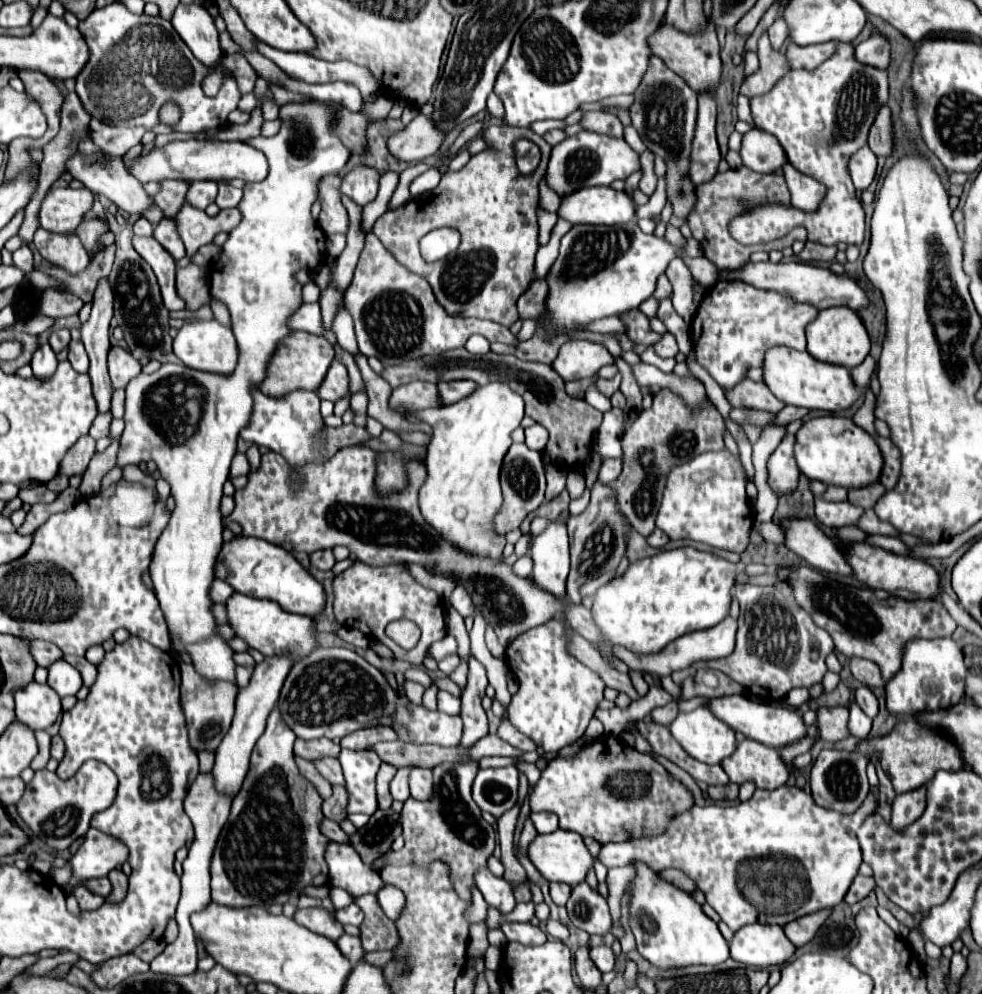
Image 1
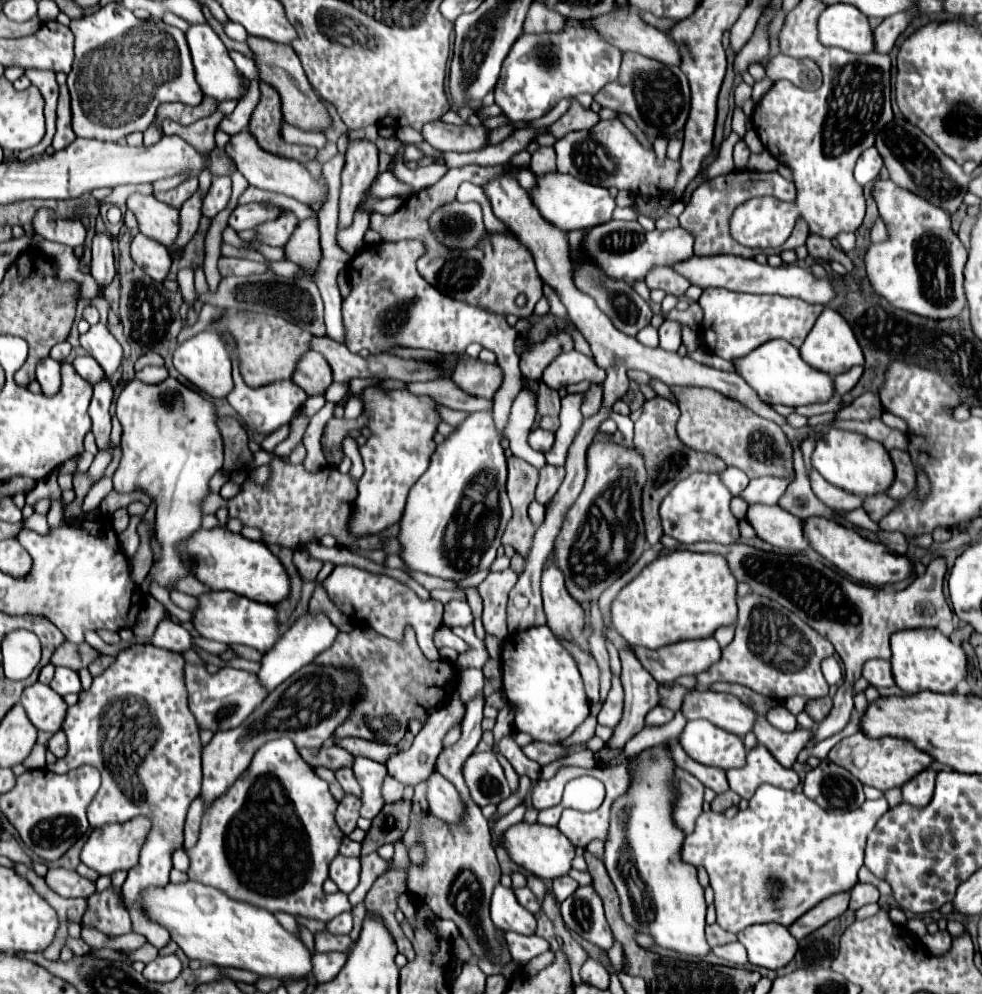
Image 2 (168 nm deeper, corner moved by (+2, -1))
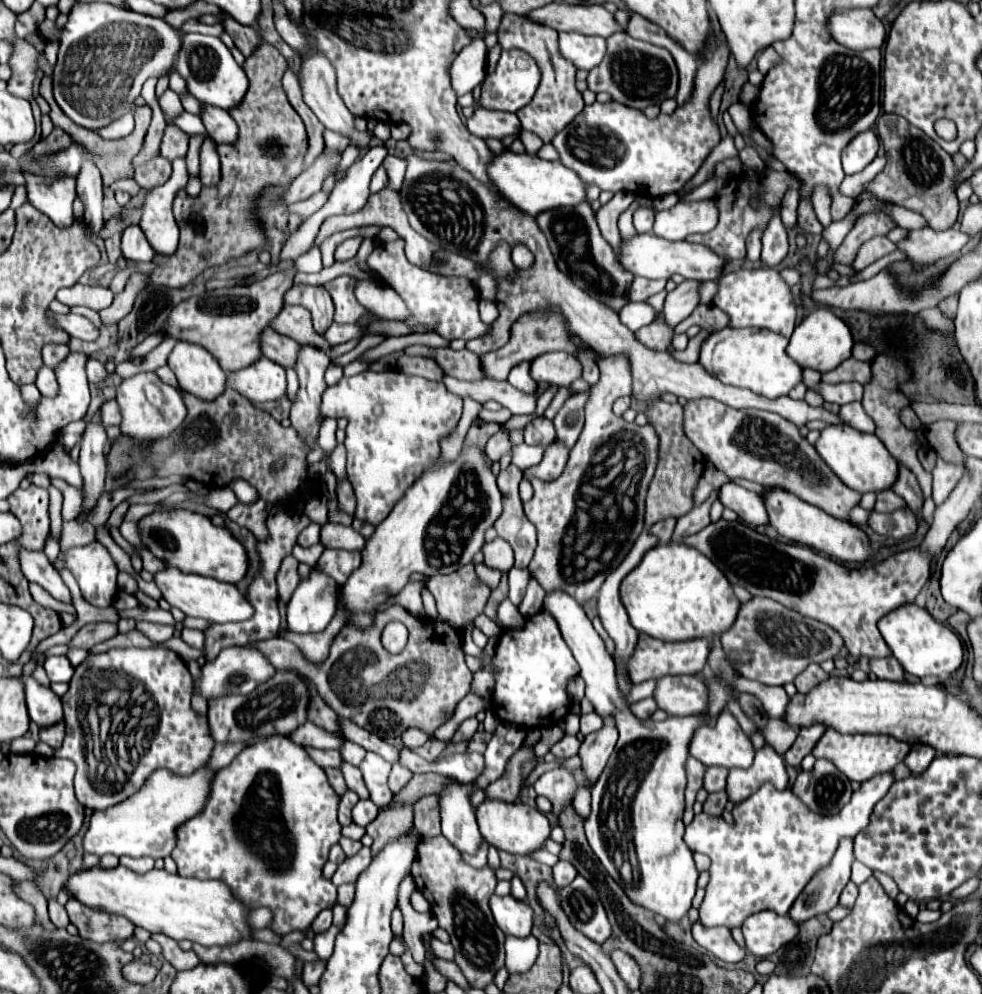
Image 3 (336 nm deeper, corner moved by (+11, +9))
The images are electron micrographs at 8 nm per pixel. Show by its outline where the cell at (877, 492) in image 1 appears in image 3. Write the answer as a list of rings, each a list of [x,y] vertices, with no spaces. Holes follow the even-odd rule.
[[[882,491],[878,493],[878,501],[876,501],[876,507],[874,511],[878,513],[894,513],[898,509],[906,509],[906,503],[902,497],[898,497],[894,491]]]

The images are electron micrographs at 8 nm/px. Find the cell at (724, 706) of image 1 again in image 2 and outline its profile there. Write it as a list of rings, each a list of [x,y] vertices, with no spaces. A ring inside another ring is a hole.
[[[691,691],[685,695],[681,711],[687,717],[687,721],[707,719],[713,725],[725,731],[731,731],[739,737],[753,731],[757,721],[757,713],[729,693],[713,693],[713,691],[693,693]]]

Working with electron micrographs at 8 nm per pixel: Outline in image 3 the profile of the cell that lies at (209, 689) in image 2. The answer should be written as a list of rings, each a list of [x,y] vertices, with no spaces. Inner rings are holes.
[[[236,645],[236,647],[222,649],[214,661],[202,667],[202,679],[198,683],[198,691],[204,695],[204,699],[232,695],[232,693],[246,695],[254,691],[260,683],[266,683],[274,675],[276,675],[276,667],[262,655],[262,651],[254,651],[254,647],[250,645],[244,645],[244,647]]]

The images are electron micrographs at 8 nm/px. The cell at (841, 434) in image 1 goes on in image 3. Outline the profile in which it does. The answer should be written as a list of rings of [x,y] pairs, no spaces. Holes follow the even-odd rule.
[[[828,425],[816,441],[816,451],[842,479],[842,483],[858,493],[886,491],[892,487],[894,479],[898,479],[898,461],[874,433],[862,433],[850,425]]]

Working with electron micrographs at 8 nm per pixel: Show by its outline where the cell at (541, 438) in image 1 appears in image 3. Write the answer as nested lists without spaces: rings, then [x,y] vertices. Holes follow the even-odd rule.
[[[534,417],[524,427],[524,443],[528,443],[528,445],[544,445],[544,447],[548,447],[554,441],[556,441],[556,431],[554,431],[552,421],[546,419],[546,417]]]

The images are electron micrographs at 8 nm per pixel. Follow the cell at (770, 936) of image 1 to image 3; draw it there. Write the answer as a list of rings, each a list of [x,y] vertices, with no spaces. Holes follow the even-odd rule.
[[[760,911],[744,921],[742,933],[746,939],[746,949],[764,959],[790,943],[790,939],[798,935],[798,925],[788,915],[780,917],[772,911]]]

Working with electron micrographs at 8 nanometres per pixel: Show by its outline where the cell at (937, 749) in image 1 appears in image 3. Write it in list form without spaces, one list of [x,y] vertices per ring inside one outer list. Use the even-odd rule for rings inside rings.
[[[826,729],[816,747],[812,749],[812,755],[816,759],[832,761],[850,781],[862,783],[878,773],[892,771],[900,761],[904,761],[908,751],[910,751],[908,743],[888,735],[842,735],[836,729]]]

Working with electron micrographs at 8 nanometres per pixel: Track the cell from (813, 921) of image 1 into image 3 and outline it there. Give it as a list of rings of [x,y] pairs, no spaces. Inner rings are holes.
[[[842,839],[834,859],[830,861],[830,867],[818,871],[818,875],[814,875],[814,879],[802,889],[798,903],[794,903],[794,907],[788,911],[796,923],[804,923],[806,919],[828,913],[838,905],[838,897],[850,881],[850,867],[854,863],[852,845],[854,839]]]

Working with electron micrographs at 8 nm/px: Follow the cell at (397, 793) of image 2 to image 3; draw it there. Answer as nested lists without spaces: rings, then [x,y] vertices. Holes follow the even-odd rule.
[[[398,763],[392,767],[392,773],[390,773],[390,779],[388,779],[388,785],[392,787],[392,791],[394,793],[398,793],[398,791],[402,791],[402,787],[412,779],[412,771],[410,769],[406,769],[406,767],[400,767]]]

